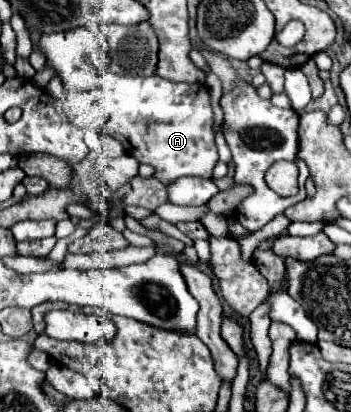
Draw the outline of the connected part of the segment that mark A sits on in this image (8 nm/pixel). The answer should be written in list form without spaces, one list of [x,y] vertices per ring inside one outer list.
[[[100,21],[98,25],[91,25],[90,30],[89,27],[82,26],[70,29],[66,33],[42,35],[42,39],[40,39],[40,49],[44,51],[46,61],[56,69],[56,75],[62,77],[64,89],[68,93],[68,97],[62,101],[64,115],[68,117],[68,121],[74,121],[80,127],[82,139],[98,139],[106,157],[132,155],[134,159],[138,159],[138,163],[152,165],[154,177],[164,185],[170,185],[176,179],[188,177],[188,175],[198,175],[198,177],[210,179],[212,169],[218,163],[218,151],[216,151],[214,131],[212,131],[212,107],[210,107],[208,89],[204,85],[172,83],[158,75],[130,77],[130,75],[110,73],[108,71],[110,70],[110,55],[108,55],[110,43],[106,42],[108,25],[115,24]]]

